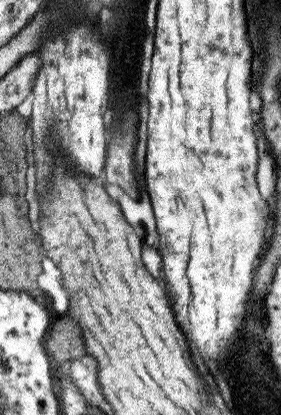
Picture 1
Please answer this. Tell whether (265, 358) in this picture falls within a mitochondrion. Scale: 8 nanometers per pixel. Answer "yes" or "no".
no

